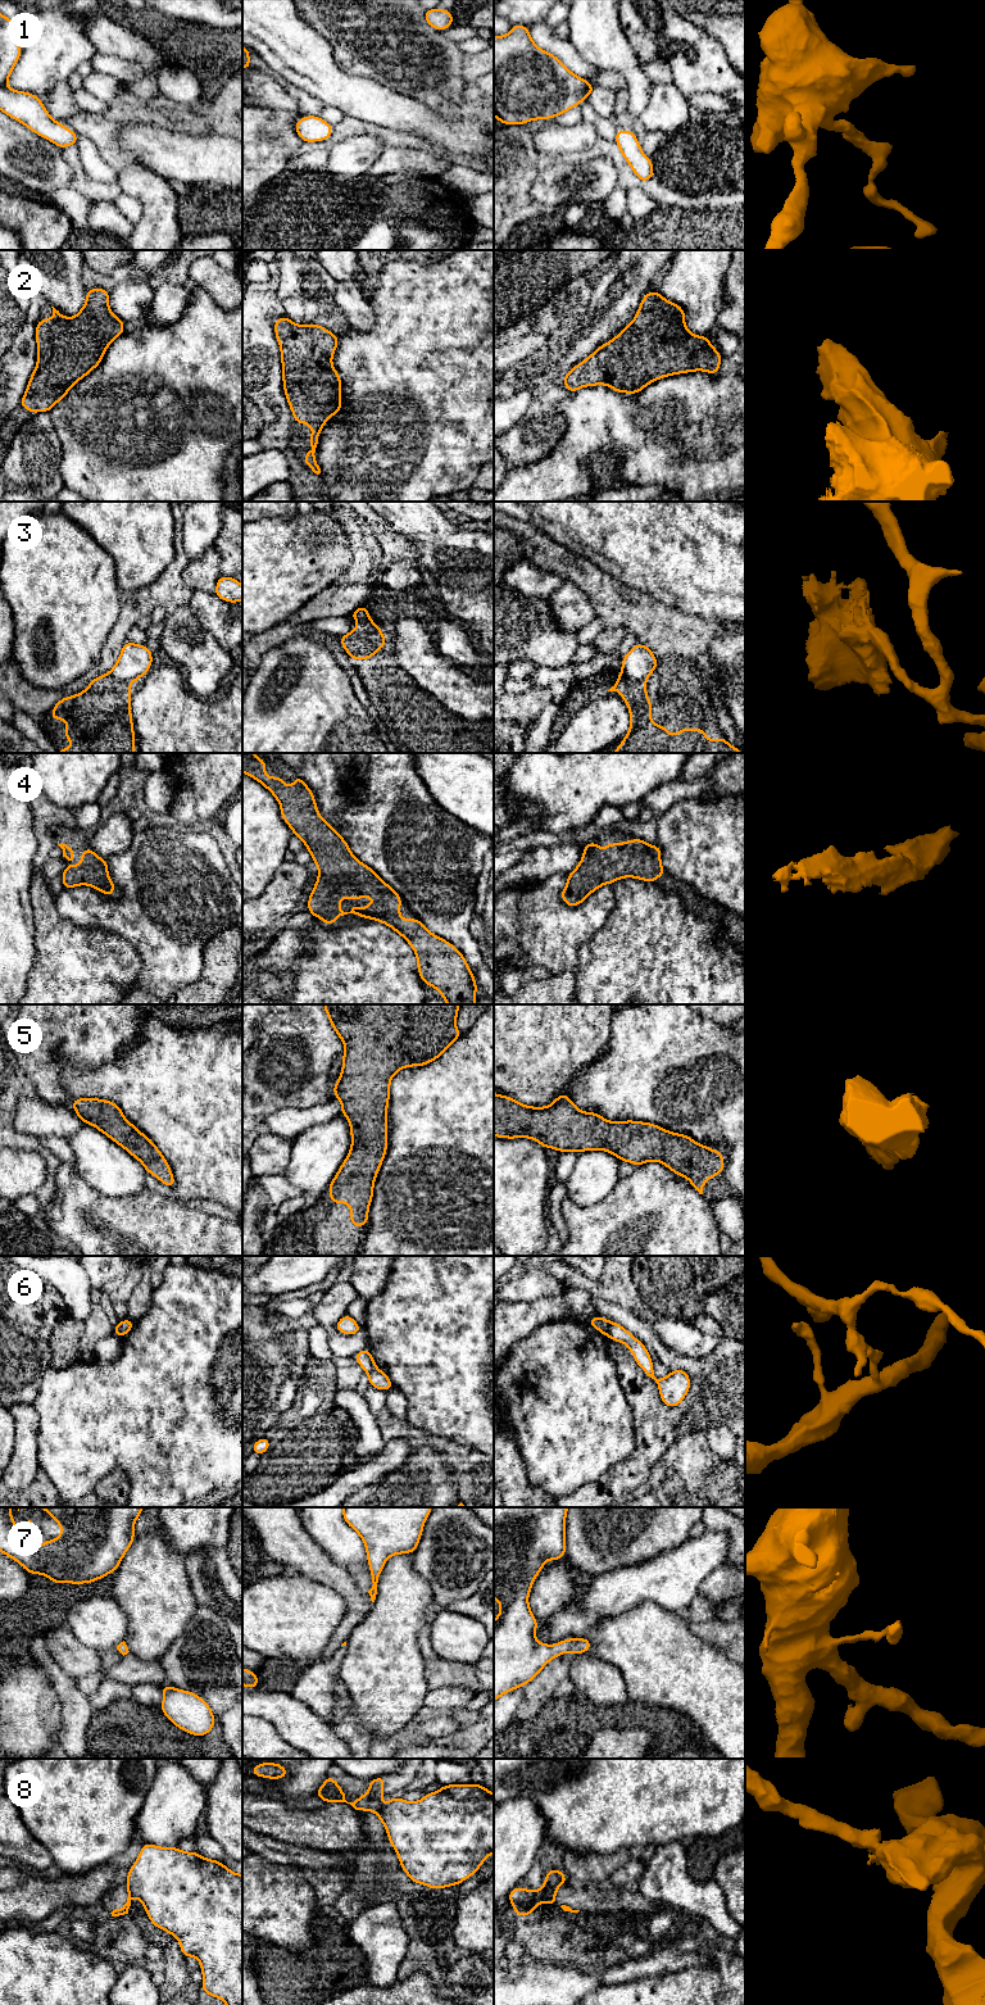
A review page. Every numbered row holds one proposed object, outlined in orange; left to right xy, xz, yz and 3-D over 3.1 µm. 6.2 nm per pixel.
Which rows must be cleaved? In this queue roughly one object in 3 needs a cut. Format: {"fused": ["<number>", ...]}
{"fused": ["3", "6", "8"]}

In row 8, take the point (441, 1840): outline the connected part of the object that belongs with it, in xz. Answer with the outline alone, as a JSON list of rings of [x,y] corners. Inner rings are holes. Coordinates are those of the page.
[[[482,1784],[442,1786],[416,1802],[391,1797],[380,1815],[409,1881],[432,1890],[459,1886],[494,1854],[494,1793]]]

